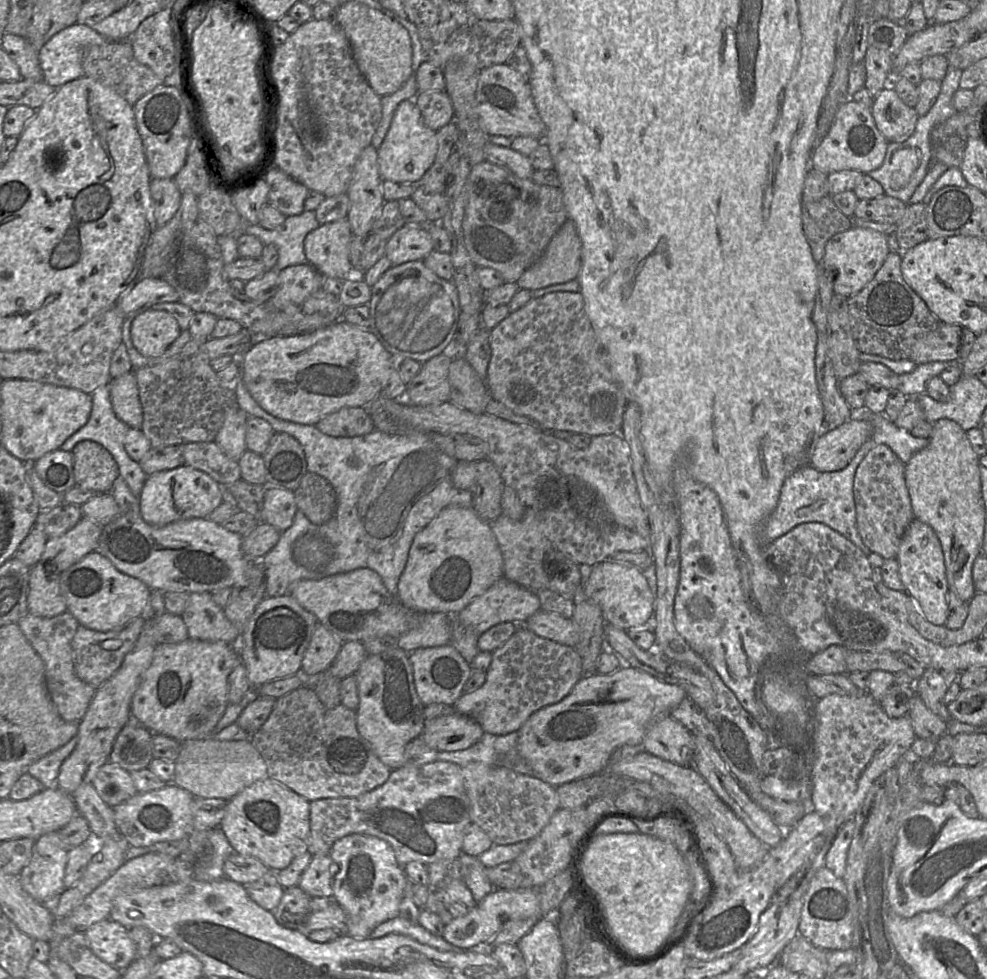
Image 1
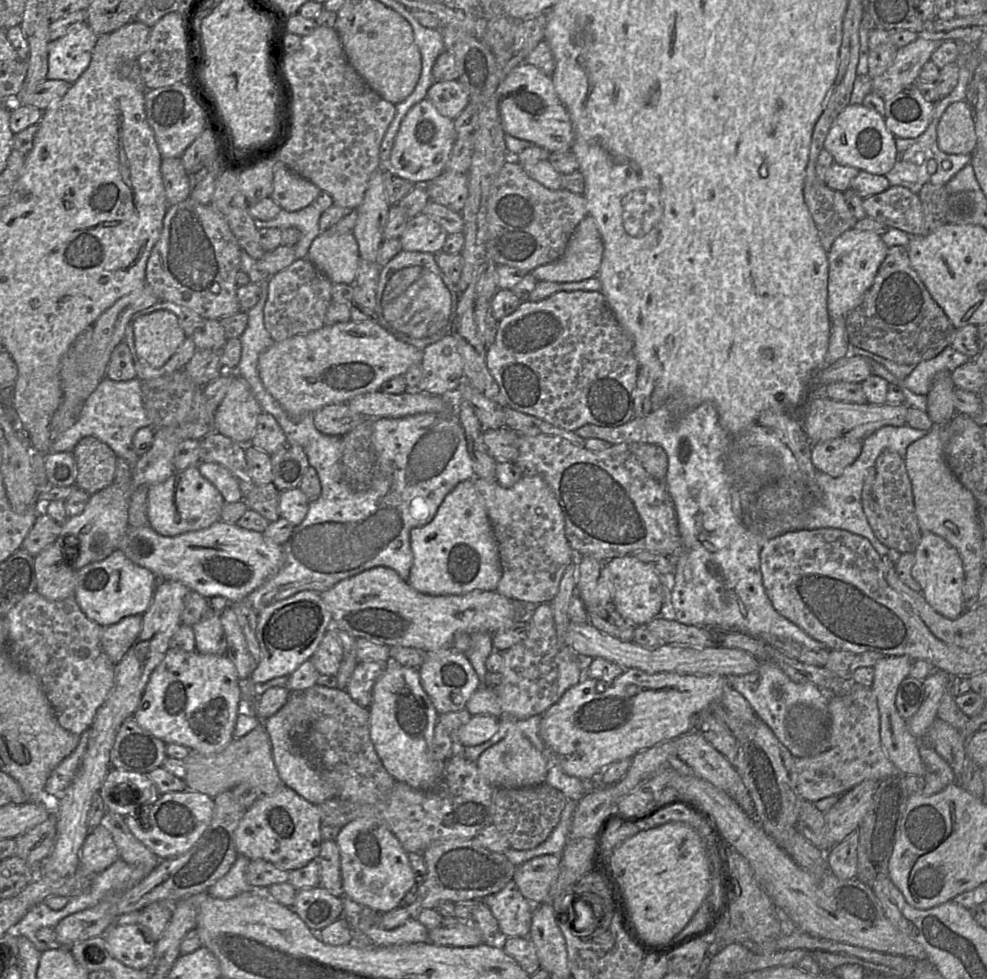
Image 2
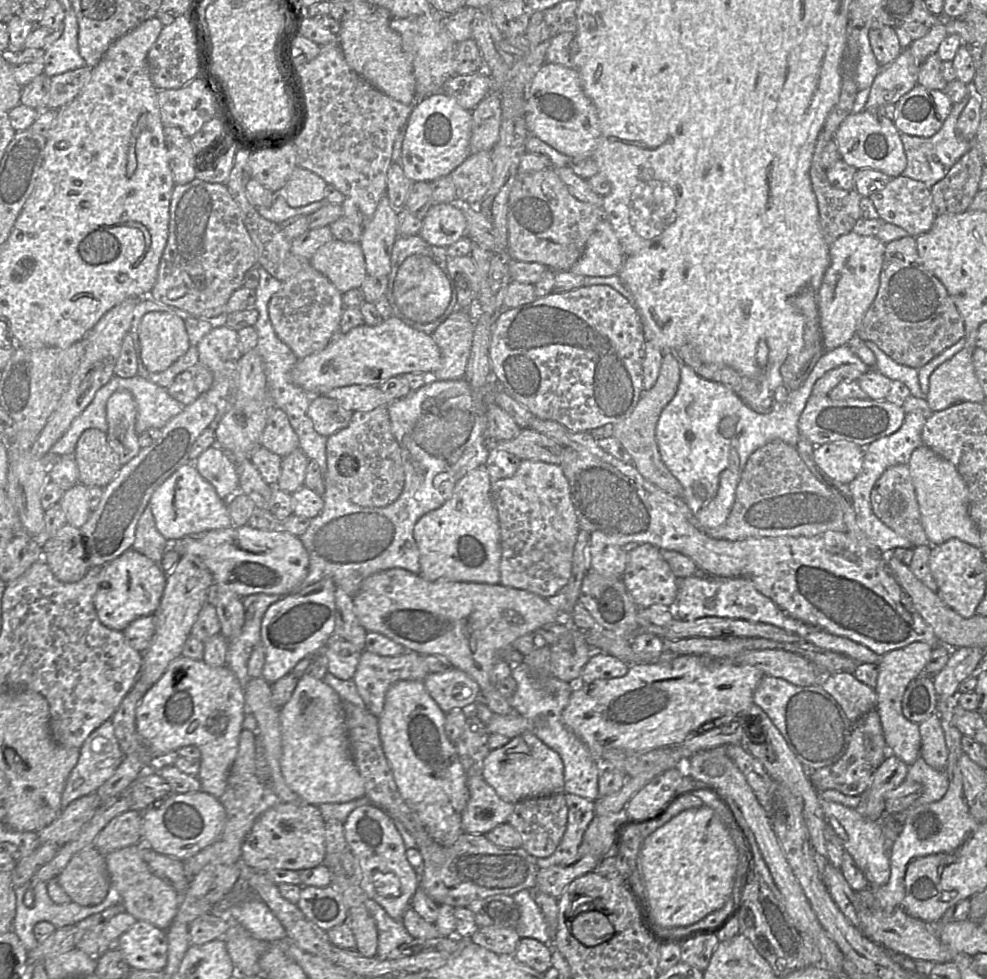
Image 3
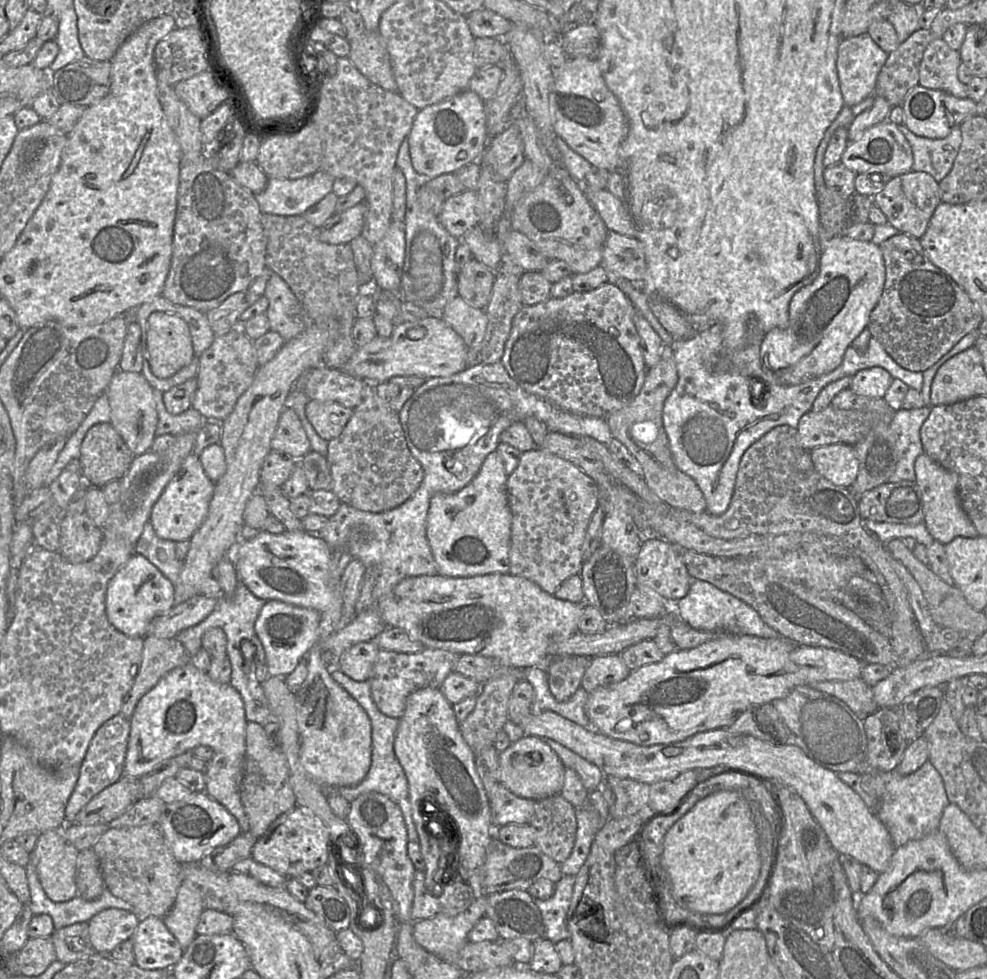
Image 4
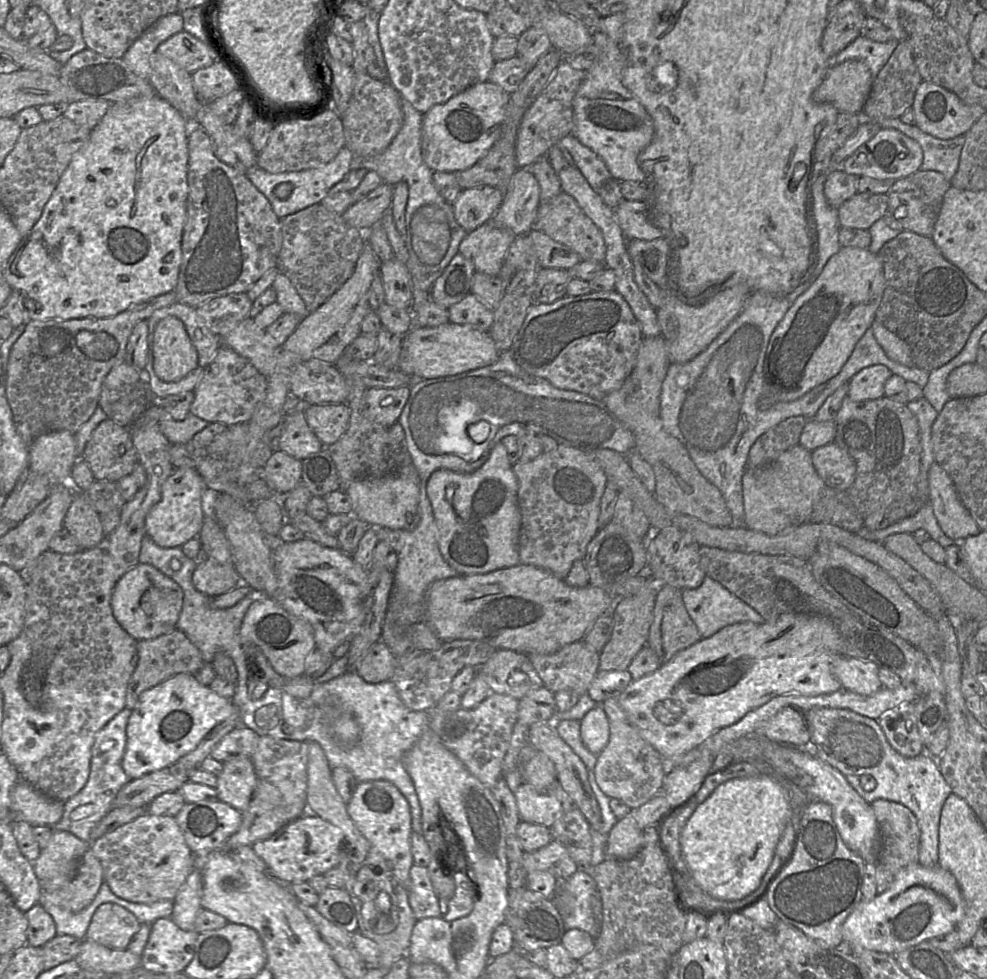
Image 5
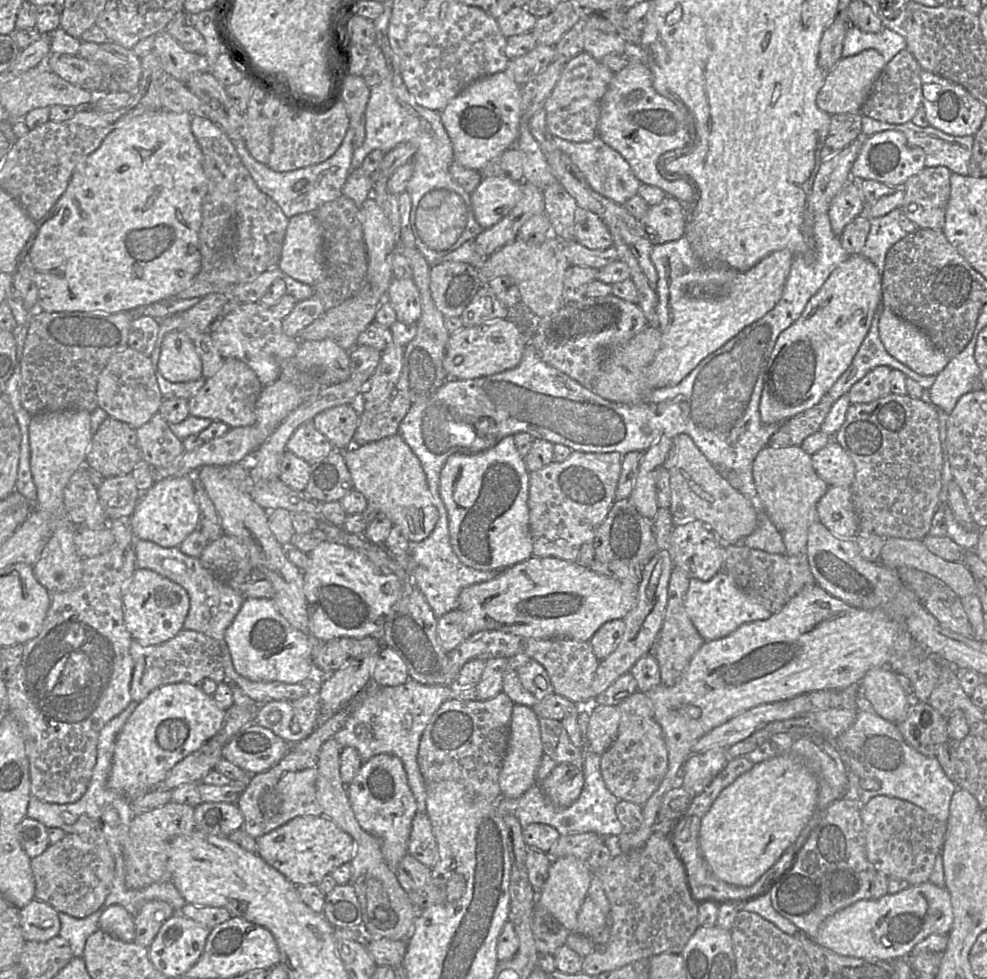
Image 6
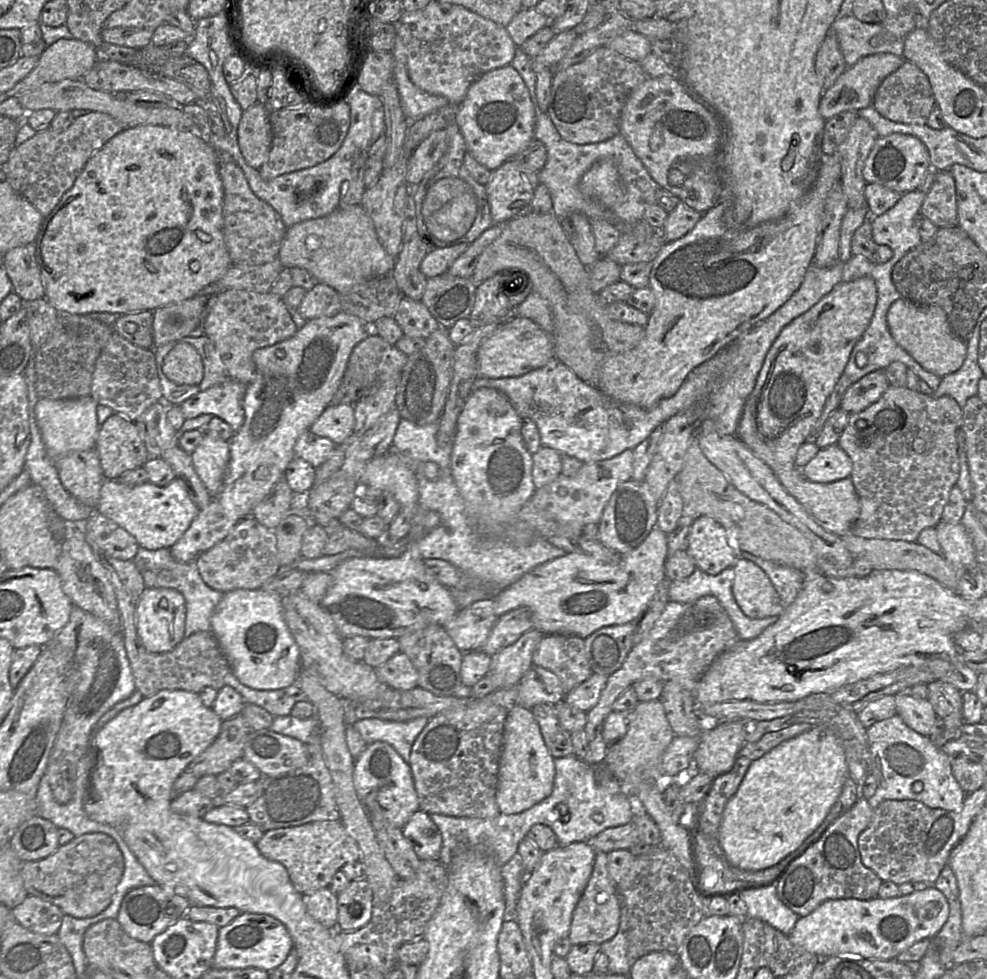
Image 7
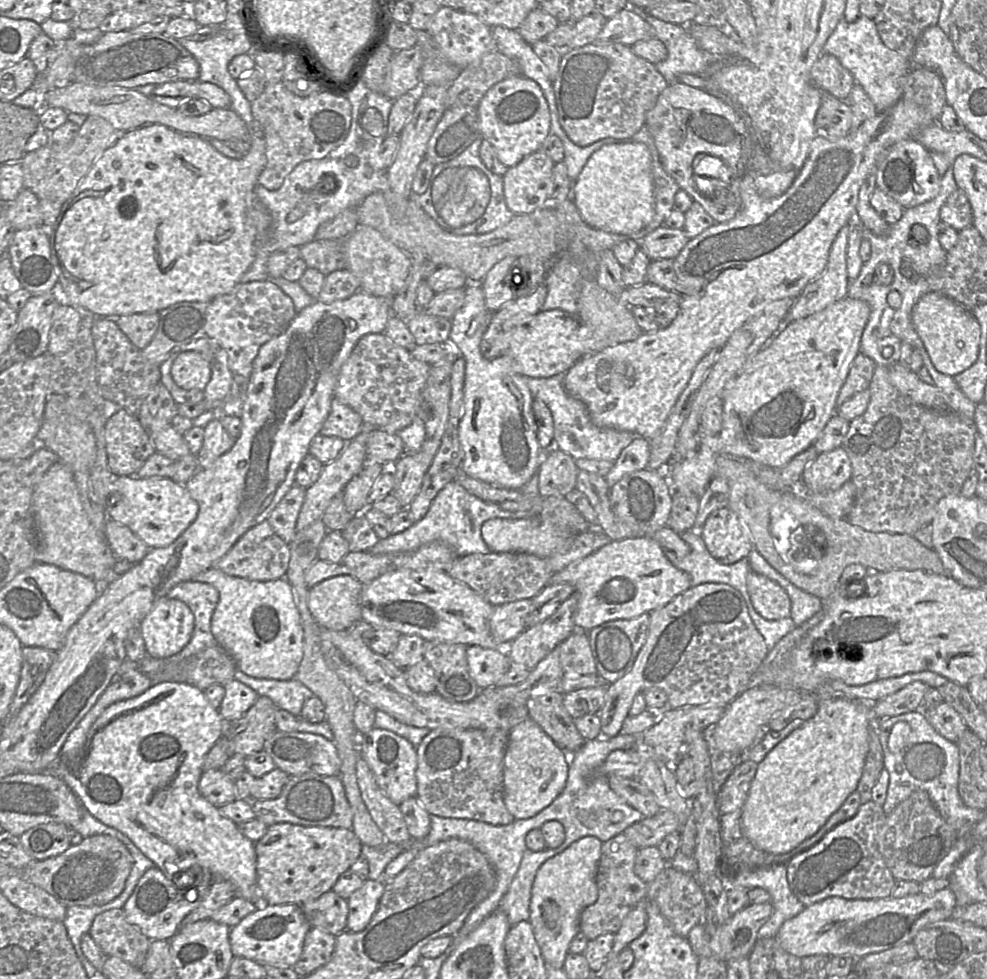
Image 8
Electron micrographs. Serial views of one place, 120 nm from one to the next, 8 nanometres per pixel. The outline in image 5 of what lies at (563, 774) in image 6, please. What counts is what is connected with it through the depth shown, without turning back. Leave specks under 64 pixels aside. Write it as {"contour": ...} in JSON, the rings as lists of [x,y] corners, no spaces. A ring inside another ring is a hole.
{"contour":[[[556,780],[544,790],[522,783],[513,790],[522,822],[551,827],[552,824],[575,804]]]}

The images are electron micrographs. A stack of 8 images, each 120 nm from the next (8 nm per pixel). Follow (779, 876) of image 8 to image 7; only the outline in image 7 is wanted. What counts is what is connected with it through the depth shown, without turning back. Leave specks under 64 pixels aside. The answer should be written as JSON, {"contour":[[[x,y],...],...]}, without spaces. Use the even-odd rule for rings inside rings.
{"contour":[[[776,885],[763,889],[747,890],[740,896],[747,906],[748,917],[760,919],[785,935],[789,935],[792,932],[799,919],[799,916],[779,899]]]}

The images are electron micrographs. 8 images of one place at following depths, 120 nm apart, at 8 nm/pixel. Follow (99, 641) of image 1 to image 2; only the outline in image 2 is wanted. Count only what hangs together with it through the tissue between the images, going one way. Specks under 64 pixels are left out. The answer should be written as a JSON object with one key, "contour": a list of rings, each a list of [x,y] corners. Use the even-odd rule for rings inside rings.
{"contour":[[[136,614],[103,628],[100,637],[101,647],[115,666],[138,638],[142,625],[143,615]]]}

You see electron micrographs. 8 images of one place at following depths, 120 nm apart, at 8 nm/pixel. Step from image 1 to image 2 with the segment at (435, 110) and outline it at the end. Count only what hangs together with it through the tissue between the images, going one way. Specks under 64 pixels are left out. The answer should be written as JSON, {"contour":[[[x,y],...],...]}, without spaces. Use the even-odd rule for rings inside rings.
{"contour":[[[458,80],[434,82],[426,98],[441,115],[451,120],[454,120],[469,103],[468,92]]]}

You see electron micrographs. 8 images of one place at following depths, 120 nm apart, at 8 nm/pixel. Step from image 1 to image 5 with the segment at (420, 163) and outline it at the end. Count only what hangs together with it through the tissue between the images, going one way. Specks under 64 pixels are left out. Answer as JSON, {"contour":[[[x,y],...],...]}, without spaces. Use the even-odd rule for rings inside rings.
{"contour":[[[487,80],[461,91],[423,114],[422,157],[433,172],[458,172],[474,166],[500,135],[510,94]]]}

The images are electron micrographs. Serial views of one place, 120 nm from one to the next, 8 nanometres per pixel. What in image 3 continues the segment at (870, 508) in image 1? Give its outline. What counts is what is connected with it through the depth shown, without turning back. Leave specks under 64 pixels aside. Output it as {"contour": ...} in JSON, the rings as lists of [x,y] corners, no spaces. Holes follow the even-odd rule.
{"contour":[[[908,464],[890,466],[882,473],[871,490],[870,505],[878,519],[898,535],[909,540],[913,546],[929,544],[921,523],[919,505]]]}

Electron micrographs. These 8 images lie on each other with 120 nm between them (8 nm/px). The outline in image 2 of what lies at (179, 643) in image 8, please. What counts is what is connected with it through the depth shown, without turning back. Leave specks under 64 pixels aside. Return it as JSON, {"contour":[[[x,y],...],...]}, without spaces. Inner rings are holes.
{"contour":[[[116,550],[104,560],[76,570],[74,598],[89,619],[108,627],[125,617],[143,615],[152,603],[158,579],[150,570],[132,562],[124,552]]]}

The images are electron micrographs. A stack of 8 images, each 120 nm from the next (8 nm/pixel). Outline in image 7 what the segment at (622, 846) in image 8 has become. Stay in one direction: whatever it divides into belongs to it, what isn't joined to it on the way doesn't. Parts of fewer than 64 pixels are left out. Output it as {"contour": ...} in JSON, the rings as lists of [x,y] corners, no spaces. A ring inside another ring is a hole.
{"contour":[[[597,853],[588,884],[573,912],[568,938],[572,945],[587,943],[602,944],[617,933],[622,914],[622,902],[615,882],[607,869],[607,853]]]}

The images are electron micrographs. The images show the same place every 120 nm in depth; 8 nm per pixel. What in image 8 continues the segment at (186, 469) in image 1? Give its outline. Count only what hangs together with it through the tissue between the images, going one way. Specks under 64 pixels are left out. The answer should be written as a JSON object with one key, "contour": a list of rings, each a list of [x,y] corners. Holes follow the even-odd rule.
{"contour":[[[114,477],[106,500],[107,519],[127,526],[150,549],[165,547],[174,542],[195,520],[198,504],[185,484],[165,477]]]}

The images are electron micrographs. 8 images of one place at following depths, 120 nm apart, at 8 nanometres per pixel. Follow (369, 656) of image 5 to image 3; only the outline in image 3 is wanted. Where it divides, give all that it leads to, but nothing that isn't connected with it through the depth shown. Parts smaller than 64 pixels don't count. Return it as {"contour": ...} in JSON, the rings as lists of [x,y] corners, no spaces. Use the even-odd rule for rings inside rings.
{"contour":[[[333,636],[325,646],[323,656],[328,662],[328,672],[341,680],[352,680],[361,654],[352,643]]]}

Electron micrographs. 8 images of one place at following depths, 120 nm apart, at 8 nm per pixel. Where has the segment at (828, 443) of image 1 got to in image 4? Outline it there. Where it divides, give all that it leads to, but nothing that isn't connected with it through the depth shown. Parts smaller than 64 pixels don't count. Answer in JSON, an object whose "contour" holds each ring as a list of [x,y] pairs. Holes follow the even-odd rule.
{"contour":[[[834,443],[809,451],[814,470],[837,486],[850,487],[855,481],[859,461],[853,445]]]}

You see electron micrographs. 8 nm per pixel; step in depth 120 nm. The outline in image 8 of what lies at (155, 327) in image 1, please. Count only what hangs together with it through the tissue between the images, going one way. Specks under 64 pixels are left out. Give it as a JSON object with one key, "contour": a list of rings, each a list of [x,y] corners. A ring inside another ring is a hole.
{"contour":[[[186,351],[174,360],[170,373],[179,387],[203,391],[210,381],[211,367],[199,352]]]}

